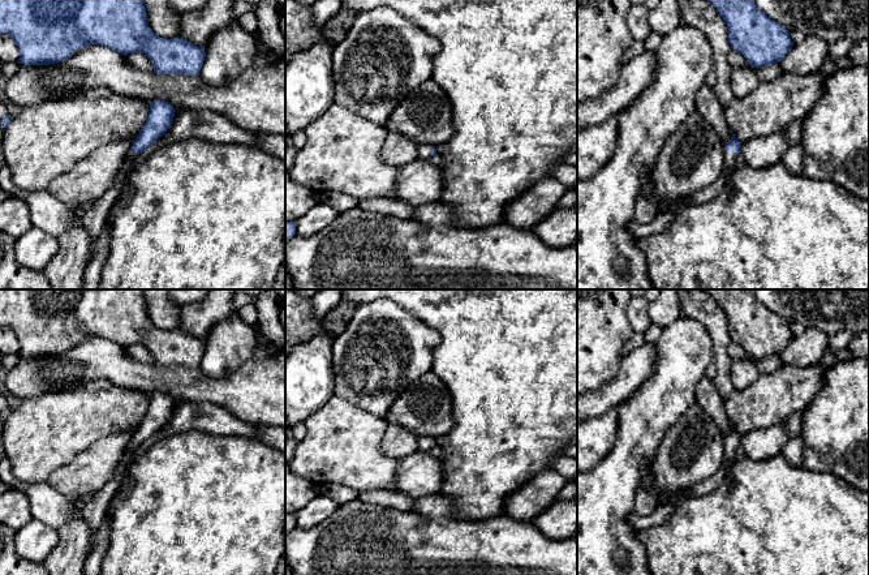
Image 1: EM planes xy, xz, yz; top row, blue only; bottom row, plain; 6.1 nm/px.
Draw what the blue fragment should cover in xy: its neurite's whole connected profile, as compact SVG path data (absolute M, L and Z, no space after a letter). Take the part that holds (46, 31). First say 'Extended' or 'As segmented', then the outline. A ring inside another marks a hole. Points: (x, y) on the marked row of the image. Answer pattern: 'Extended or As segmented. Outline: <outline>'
As segmented. Outline: M0 0L0 34L13 39L20 51L17 63L25 65L57 64L90 44L100 44L124 56L135 51L145 53L156 74L199 76L206 56L205 47L180 37L175 39L158 37L149 27L143 0Z

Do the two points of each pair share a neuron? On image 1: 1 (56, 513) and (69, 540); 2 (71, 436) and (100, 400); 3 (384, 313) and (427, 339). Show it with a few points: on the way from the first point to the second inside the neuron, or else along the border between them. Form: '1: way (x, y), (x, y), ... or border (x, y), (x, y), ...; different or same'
1: border (69, 501), (73, 516), (57, 530); different
2: way (74, 427), (91, 410); same
3: way (395, 318), (417, 339); same

